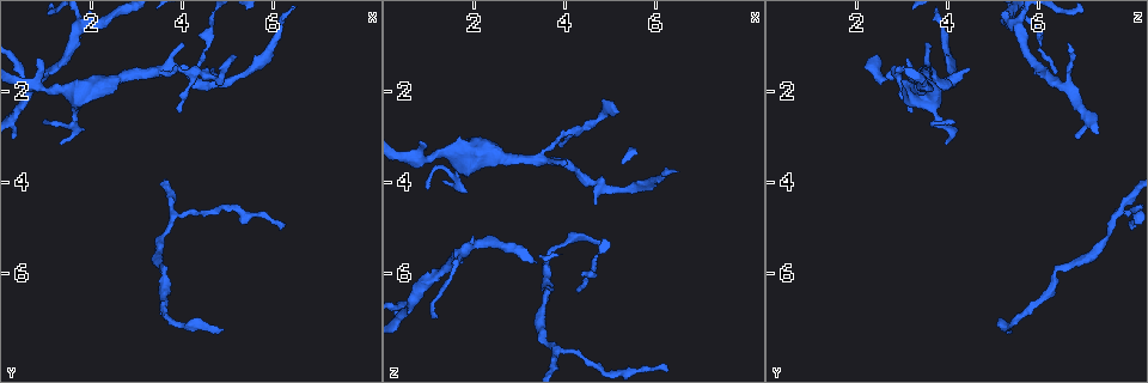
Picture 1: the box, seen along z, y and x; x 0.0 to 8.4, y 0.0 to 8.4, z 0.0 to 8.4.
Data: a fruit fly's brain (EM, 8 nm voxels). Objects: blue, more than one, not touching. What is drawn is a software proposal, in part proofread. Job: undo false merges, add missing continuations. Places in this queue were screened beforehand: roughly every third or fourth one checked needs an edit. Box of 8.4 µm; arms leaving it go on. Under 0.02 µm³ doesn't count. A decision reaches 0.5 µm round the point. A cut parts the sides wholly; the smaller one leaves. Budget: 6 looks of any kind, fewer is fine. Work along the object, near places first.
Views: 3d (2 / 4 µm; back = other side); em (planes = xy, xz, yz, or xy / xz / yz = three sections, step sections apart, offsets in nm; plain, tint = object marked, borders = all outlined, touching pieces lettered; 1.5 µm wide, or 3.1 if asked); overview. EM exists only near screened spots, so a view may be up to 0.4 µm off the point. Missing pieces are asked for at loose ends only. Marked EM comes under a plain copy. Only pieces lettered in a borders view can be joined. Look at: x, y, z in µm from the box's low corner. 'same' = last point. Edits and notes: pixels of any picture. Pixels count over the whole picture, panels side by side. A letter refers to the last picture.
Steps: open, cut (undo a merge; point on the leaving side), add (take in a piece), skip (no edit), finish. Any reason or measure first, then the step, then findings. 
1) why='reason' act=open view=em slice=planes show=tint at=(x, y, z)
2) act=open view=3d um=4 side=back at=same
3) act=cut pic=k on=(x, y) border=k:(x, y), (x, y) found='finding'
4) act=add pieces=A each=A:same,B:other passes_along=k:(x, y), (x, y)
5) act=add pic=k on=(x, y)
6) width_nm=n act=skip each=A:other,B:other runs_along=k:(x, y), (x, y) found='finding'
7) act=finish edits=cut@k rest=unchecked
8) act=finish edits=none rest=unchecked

why='tapers out' act=open view=em slice=planes show=borders at=(1.35, 3.10, 3.95)

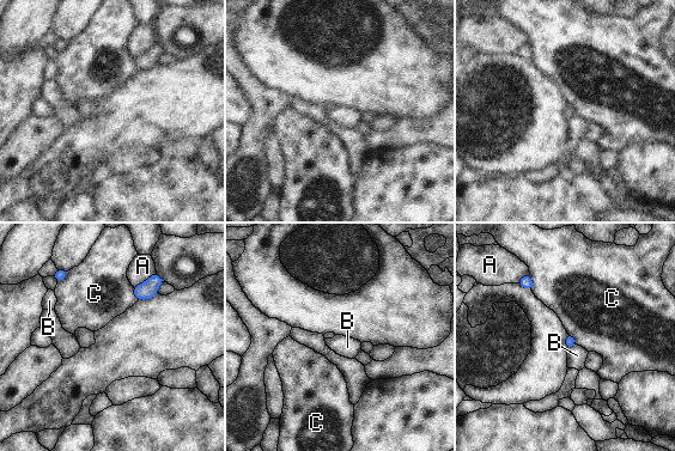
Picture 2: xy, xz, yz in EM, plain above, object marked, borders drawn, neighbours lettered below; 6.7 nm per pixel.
act=skip each=A:other,B:other,C:other border=2:(529, 274), (533, 281), (531, 290) found='none of them fits'

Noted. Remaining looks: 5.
why='branch stops here' act=open view=em slice=planes show=tint at=(4.00, 0.90, 3.50)

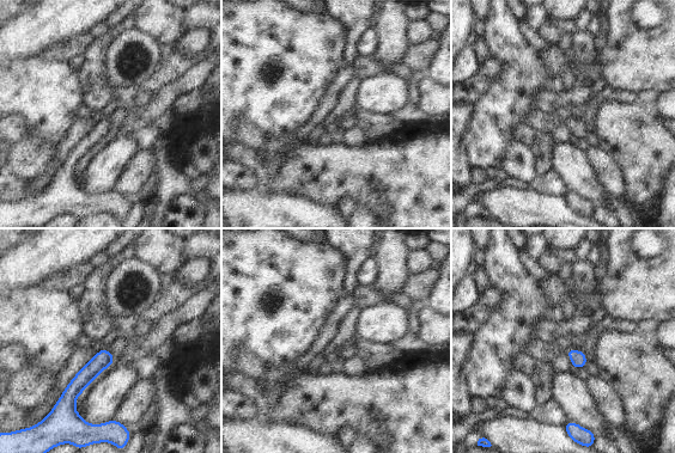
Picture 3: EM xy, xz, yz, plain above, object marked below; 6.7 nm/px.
why='see the neighbours' act=open view=em slice=planes show=borders at=same

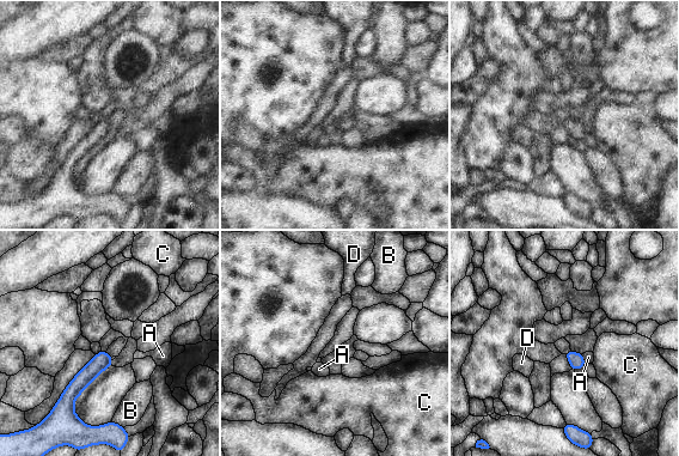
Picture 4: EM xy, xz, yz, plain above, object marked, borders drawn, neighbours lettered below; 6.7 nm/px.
width_nm=110 act=skip each=A:other,B:other,C:other,D:other border=4:(581, 354), (586, 364) found='no lettered piece goes on from it'

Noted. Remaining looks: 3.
act=open view=3d um=2 at=(3.85, 4.75, 7.75)

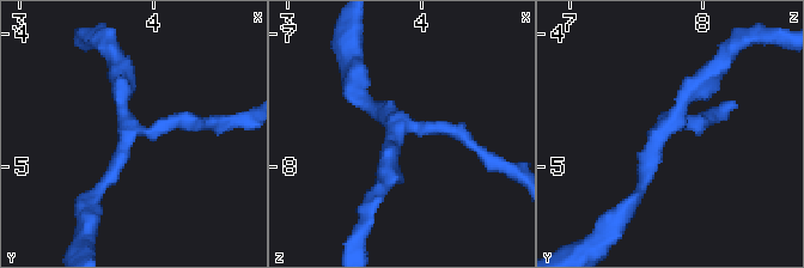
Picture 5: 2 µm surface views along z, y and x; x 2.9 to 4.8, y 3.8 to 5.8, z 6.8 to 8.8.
arms=3 why='shape alone is not enough' act=open view=em slice=planes show=borders at=(3.88, 4.74, 7.72)

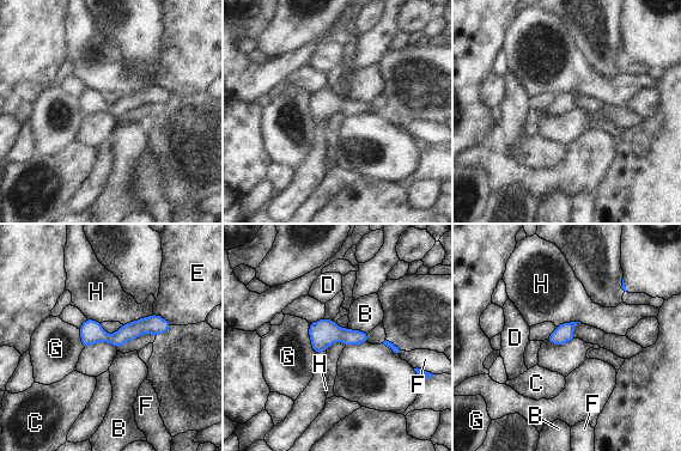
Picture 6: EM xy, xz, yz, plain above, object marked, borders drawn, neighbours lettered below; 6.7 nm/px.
act=skip each=B:other,C:other,D:other,E:other,F:other,G:other,H:other border=6:(153, 314), (122, 324) found='one neuron here'

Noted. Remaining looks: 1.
act=finish edits=none rest=unchecked

